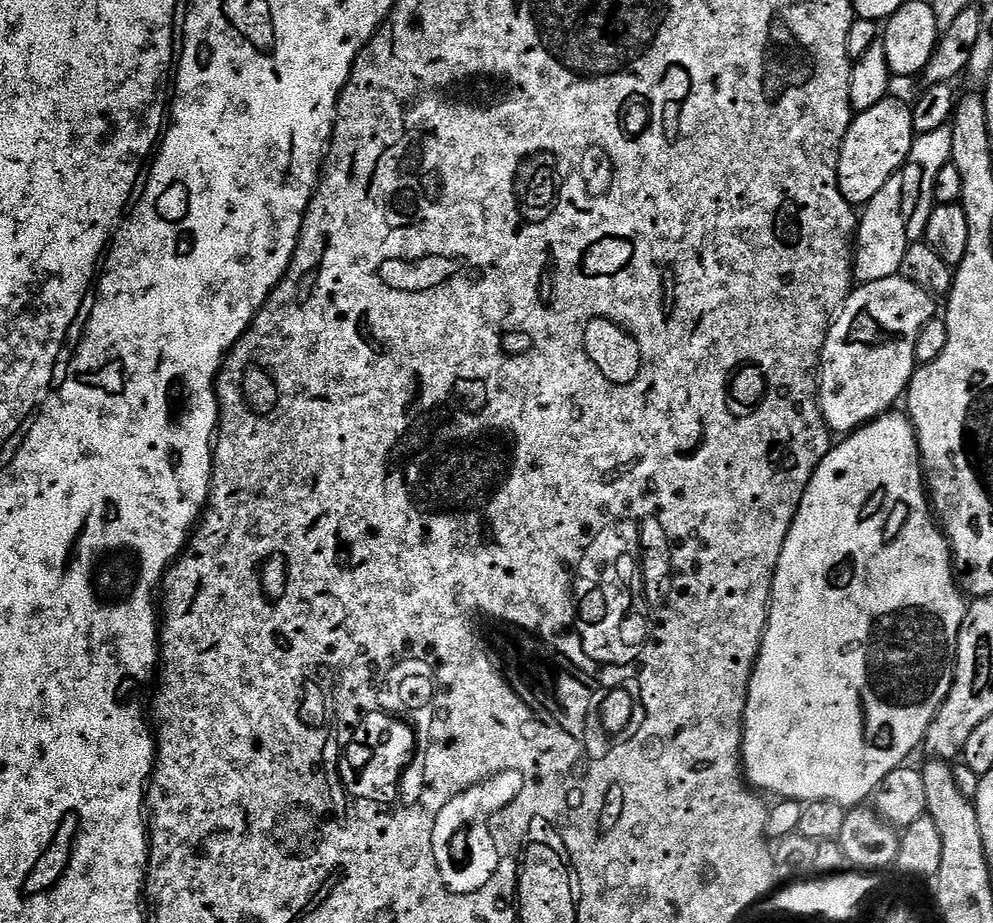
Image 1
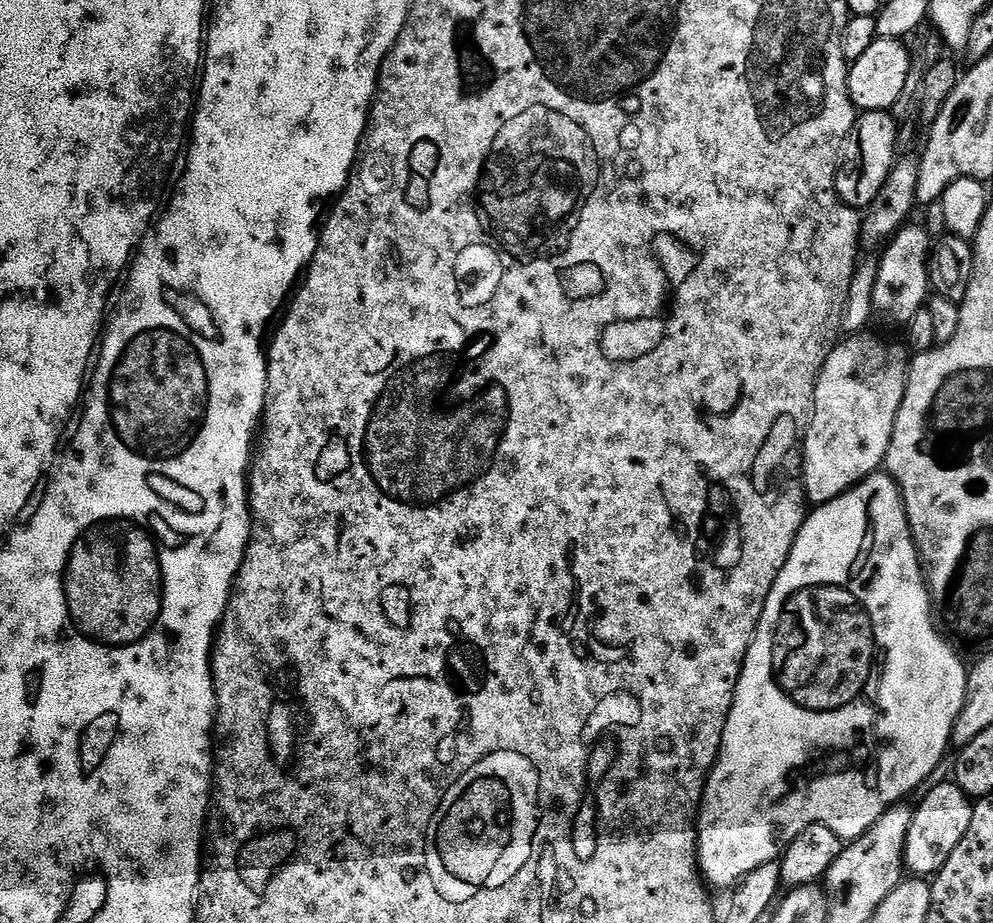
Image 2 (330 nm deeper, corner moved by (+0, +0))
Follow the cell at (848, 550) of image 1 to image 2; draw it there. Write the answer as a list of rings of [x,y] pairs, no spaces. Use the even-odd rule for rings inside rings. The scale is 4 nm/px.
[[[887,474],[870,475],[838,498],[813,507],[811,511],[805,515],[804,525],[790,550],[790,558],[786,558],[786,566],[782,566],[766,598],[762,618],[756,627],[756,637],[748,648],[740,671],[734,702],[722,734],[720,757],[716,759],[716,765],[708,774],[708,783],[704,785],[704,799],[700,802],[696,829],[696,859],[699,875],[713,889],[731,889],[749,872],[758,870],[758,866],[779,861],[794,838],[798,838],[798,834],[811,824],[830,826],[830,830],[834,830],[834,834],[838,834],[844,842],[866,834],[866,830],[882,818],[886,809],[899,805],[903,796],[910,795],[943,762],[944,751],[950,748],[956,719],[968,696],[969,669],[966,664],[964,668],[955,650],[932,625],[934,605],[930,589],[922,571],[920,553],[916,551],[916,541],[912,539],[904,499],[895,480]]]

